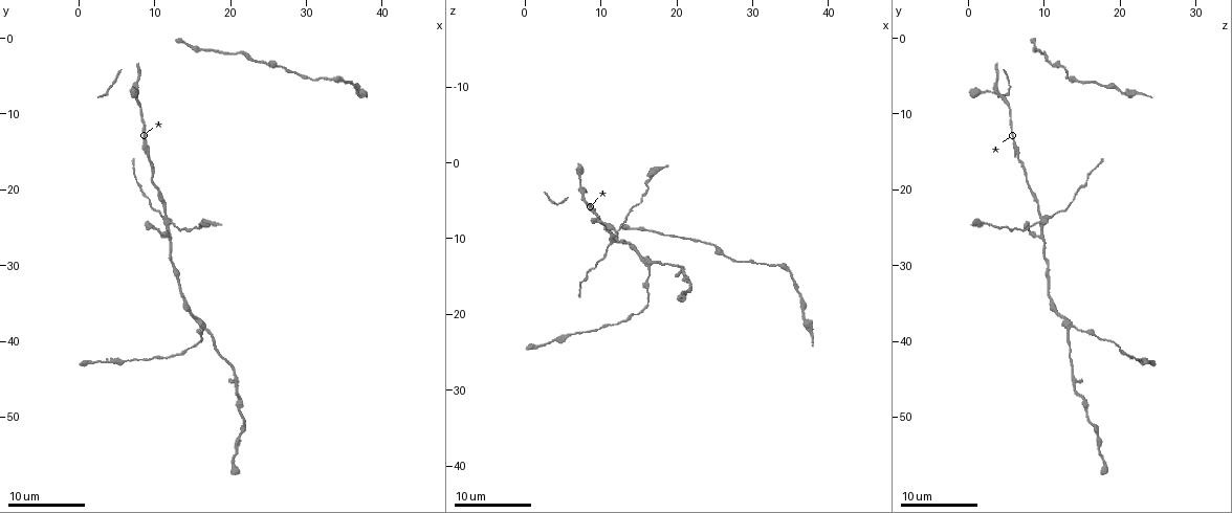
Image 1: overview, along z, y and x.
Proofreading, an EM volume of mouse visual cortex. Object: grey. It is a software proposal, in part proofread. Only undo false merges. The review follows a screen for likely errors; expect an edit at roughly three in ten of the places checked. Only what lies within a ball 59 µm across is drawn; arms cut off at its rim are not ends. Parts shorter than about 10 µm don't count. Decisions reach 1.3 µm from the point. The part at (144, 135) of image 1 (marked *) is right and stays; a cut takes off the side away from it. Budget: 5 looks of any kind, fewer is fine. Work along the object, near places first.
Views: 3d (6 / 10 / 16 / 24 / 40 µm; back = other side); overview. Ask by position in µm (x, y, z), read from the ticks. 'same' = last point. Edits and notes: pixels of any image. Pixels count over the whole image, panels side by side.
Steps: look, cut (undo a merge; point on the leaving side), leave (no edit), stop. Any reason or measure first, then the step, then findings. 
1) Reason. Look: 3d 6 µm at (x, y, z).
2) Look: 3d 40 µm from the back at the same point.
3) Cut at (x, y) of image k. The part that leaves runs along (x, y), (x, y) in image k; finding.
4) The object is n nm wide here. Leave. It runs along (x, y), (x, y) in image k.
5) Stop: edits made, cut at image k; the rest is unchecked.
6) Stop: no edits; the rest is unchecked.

Looks like a crossing. Look: 3d 10 µm at (12.0, 24.5, 9.5).

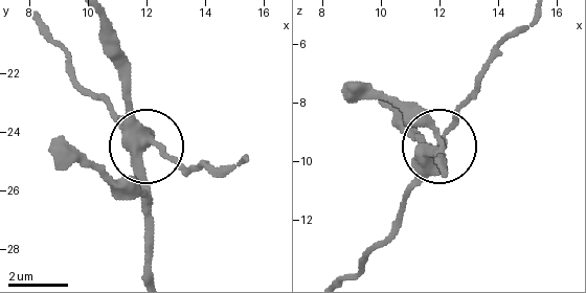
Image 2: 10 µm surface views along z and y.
Other side. Look: 3d 10 µm from the back at the same point.

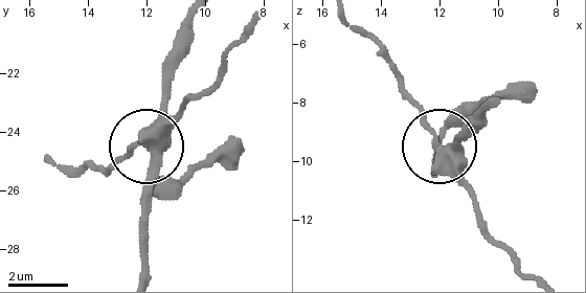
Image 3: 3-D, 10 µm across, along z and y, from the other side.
The object is 390 nm wide here. Cut at (132, 150) of image 3. Two neurons meet here.

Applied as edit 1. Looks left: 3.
Look: overview.

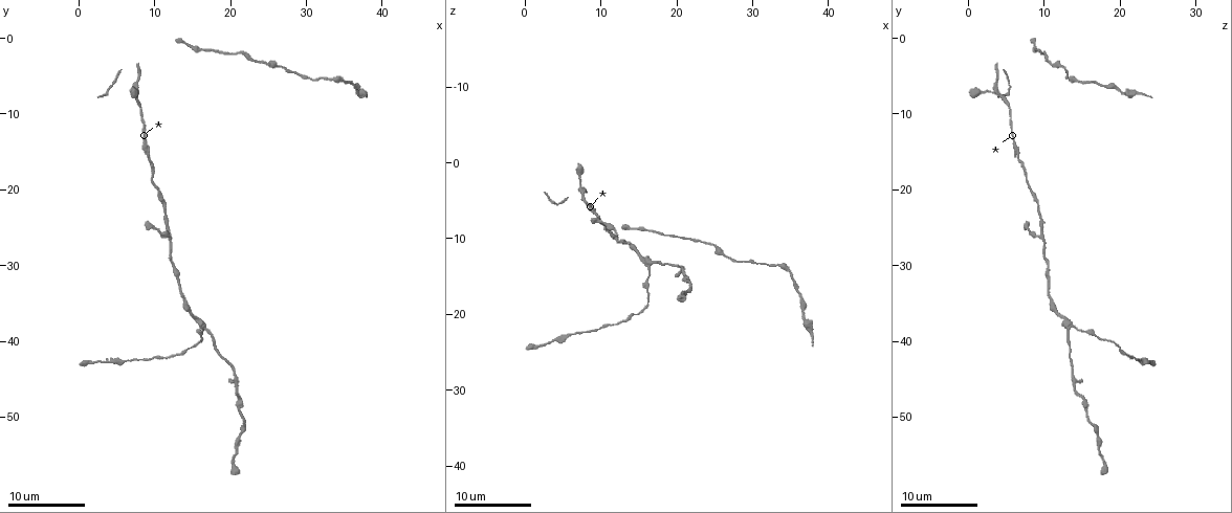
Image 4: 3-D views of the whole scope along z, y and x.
A narrow waist. Look: 3d 16 µm at (15.0, 40.5, 20.0).

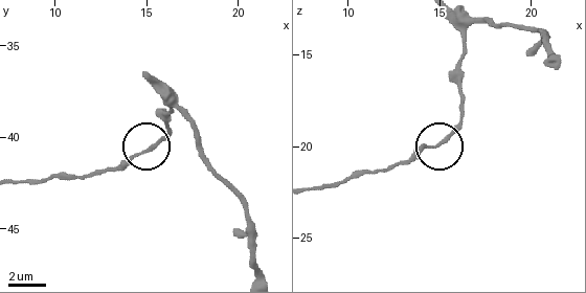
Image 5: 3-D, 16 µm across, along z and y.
Leave. It runs along (445, 17), (461, 40), (461, 119), (444, 143), (398, 165) in image 5; continuous, no second neuron.

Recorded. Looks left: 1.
Arms part here. Look: 3d 6 µm at (16.0, 38.0, 13.5).

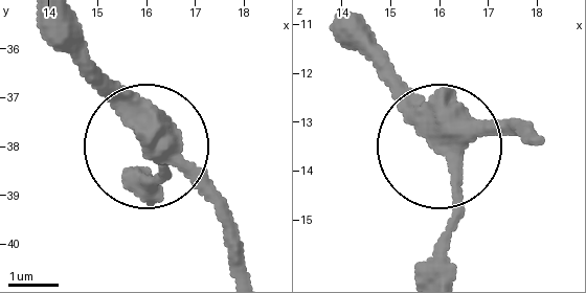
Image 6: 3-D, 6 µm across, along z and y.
The object is 360 nm wide here. Leave. All the same neuron.

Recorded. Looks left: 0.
Stop: edits made, cut at image 3; the rest is unchecked.

